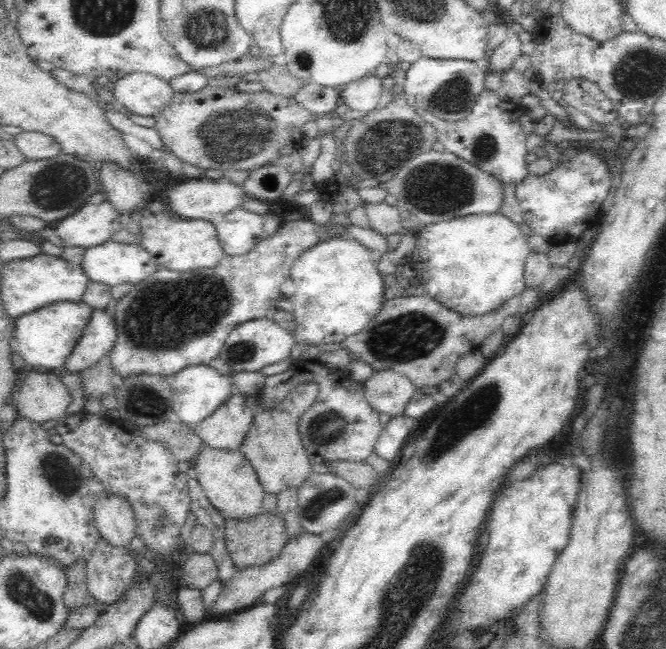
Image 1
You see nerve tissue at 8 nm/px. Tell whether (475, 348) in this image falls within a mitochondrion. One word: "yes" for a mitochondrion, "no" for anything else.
no

